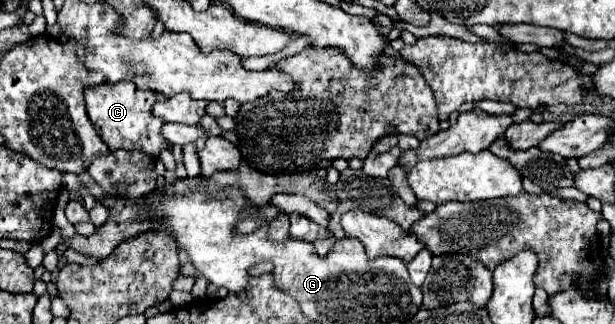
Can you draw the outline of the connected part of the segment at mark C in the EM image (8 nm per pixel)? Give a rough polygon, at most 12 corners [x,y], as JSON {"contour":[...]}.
{"contour":[[131,81],[85,89],[89,119],[111,151],[171,151],[153,105]]}

